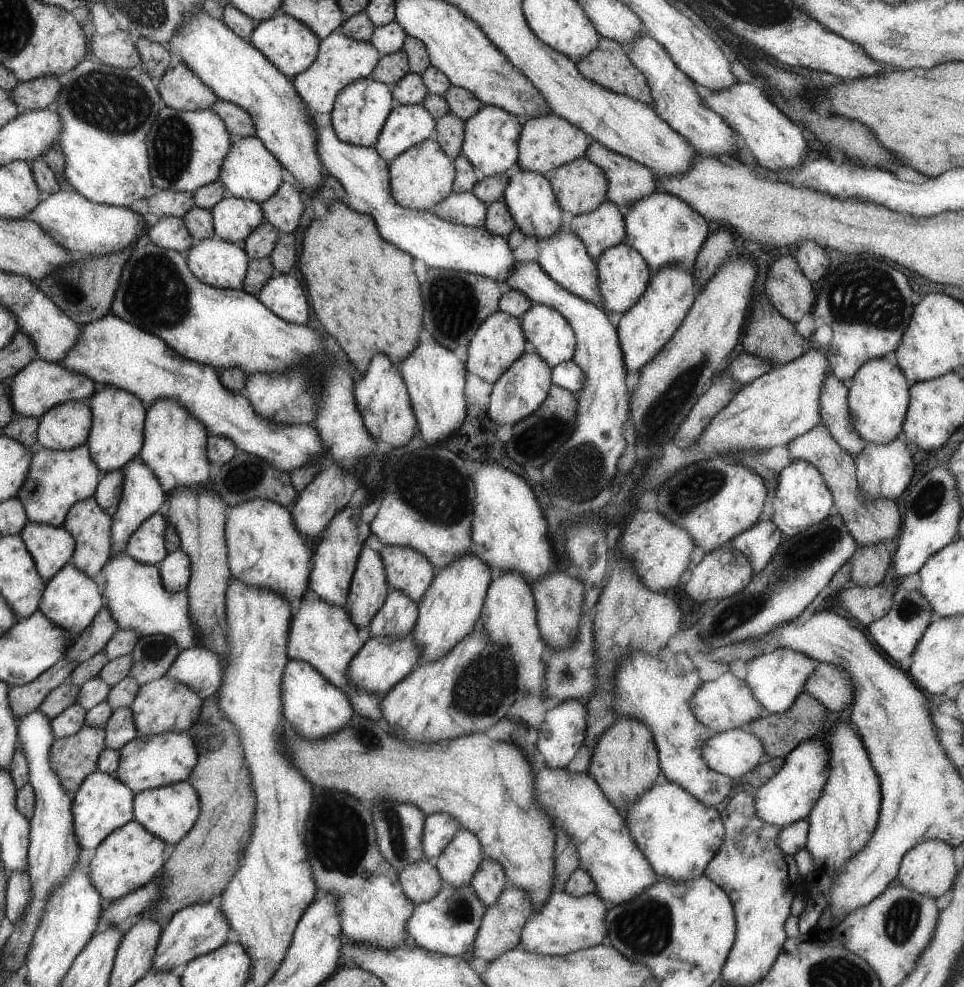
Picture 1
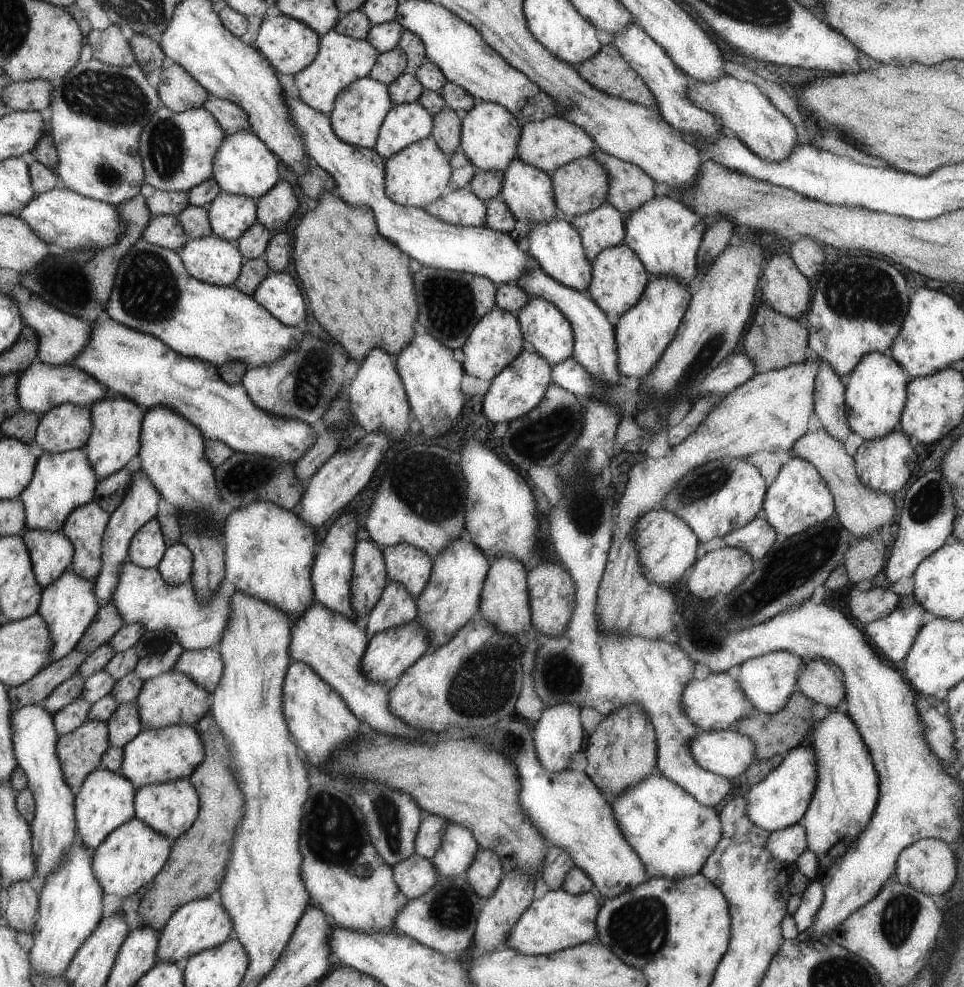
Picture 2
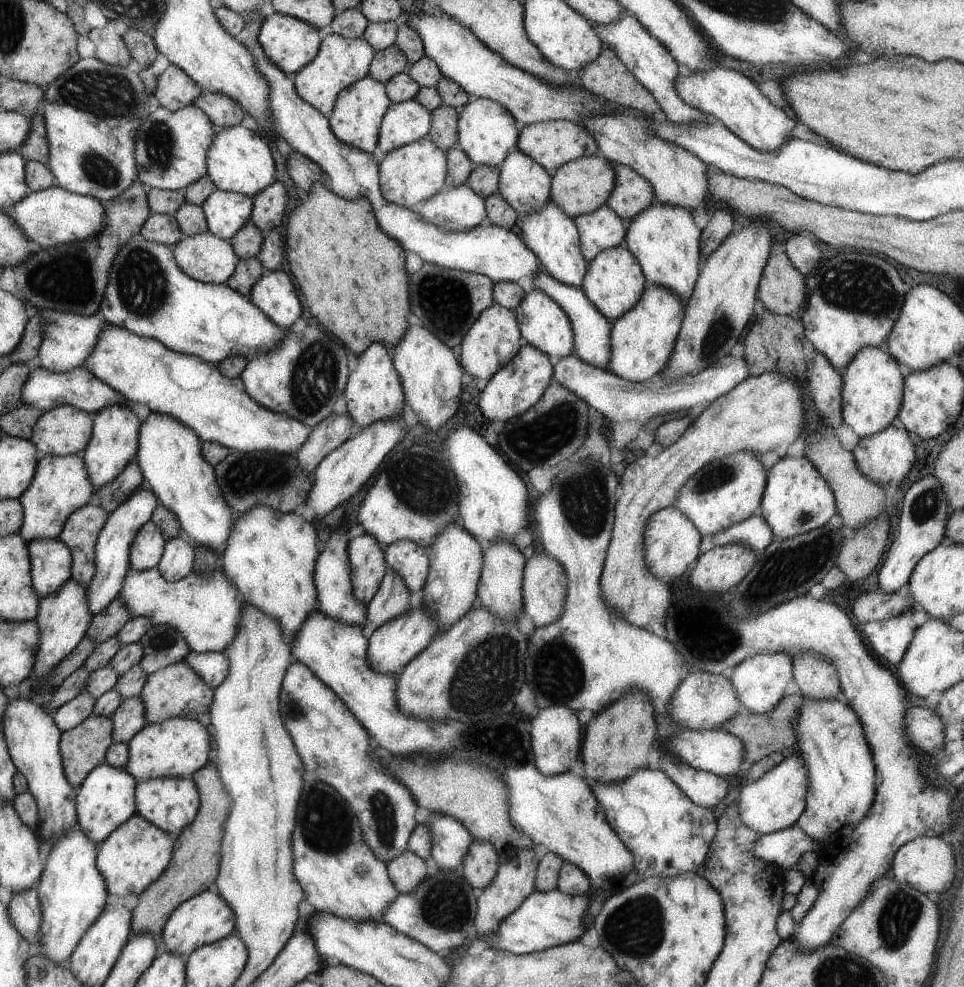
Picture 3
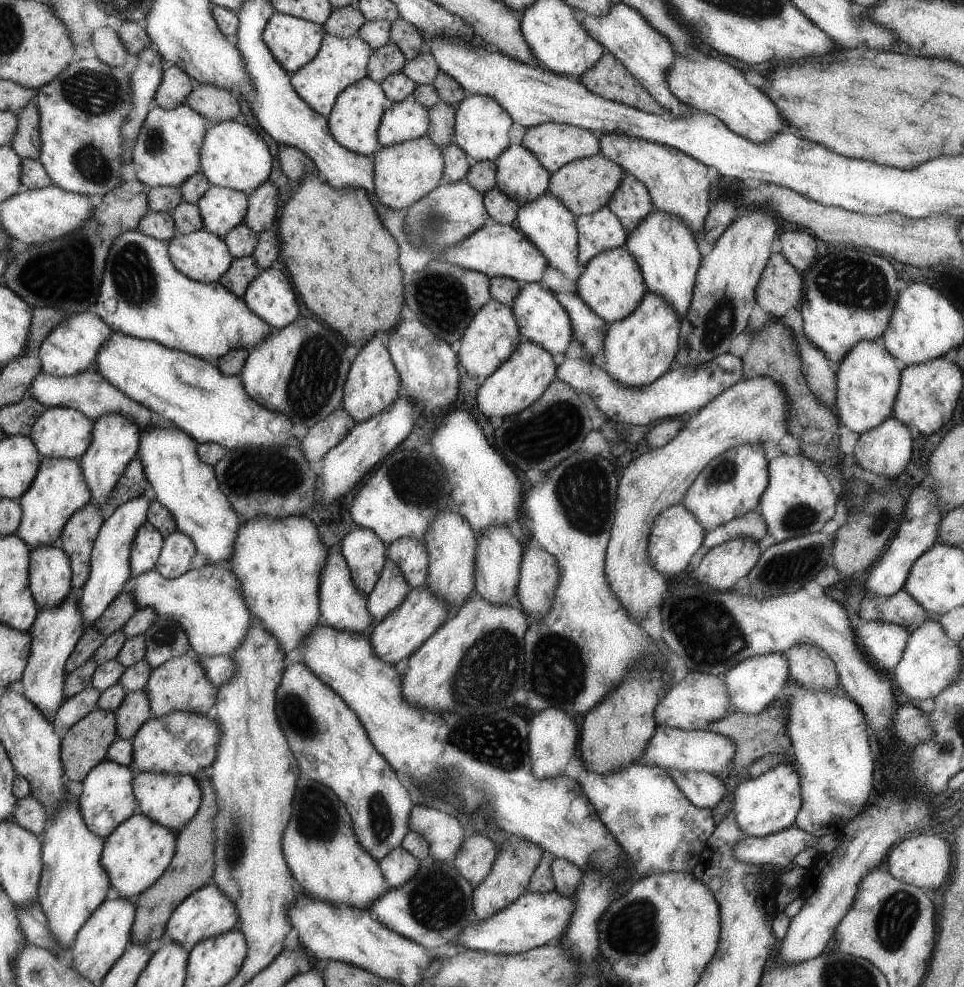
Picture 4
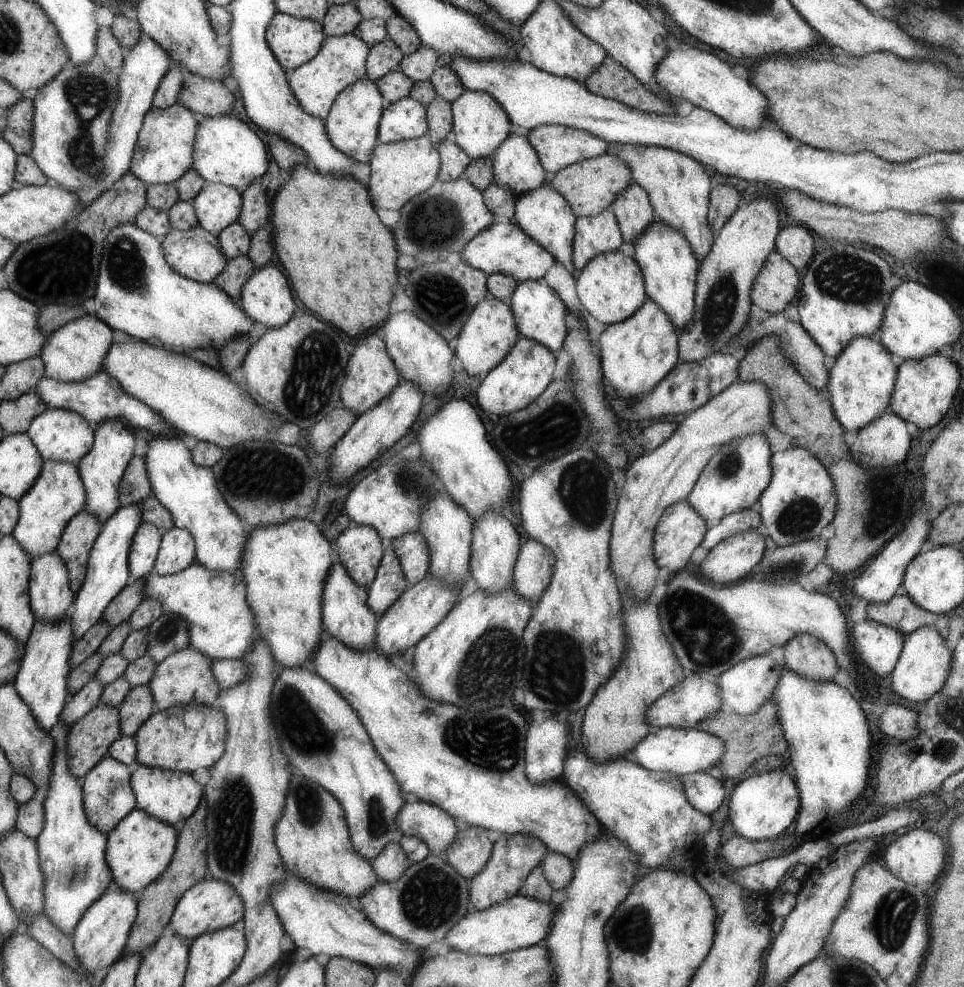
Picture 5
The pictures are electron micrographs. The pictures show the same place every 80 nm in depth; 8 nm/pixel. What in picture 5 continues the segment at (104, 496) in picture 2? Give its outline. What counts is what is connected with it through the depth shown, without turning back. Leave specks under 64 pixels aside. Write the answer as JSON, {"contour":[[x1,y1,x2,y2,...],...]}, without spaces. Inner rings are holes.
{"contour":[[136,456,132,458,122,484,119,486,120,507,142,504,151,491,147,460,144,457]]}

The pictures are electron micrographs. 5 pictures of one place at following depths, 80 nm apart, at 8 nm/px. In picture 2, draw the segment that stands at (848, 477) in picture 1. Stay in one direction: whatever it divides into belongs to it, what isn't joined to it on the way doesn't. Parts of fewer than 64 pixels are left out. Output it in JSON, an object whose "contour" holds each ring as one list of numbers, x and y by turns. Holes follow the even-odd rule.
{"contour":[[823,428,806,433,795,442,794,456,810,461,822,475,824,482,835,495,836,516,845,532,852,534,854,540,868,537,881,531,883,525,891,524,896,516,896,505,889,494,875,491,864,486,858,478,855,460,844,449,844,442,829,435]]}

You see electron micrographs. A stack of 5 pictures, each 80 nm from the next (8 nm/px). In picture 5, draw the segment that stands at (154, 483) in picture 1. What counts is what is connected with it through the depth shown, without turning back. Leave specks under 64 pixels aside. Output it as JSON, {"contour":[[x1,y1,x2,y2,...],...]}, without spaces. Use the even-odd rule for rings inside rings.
{"contour":[[140,503,120,507,111,518,102,523,102,533,90,553,86,581,79,593,75,593,75,605,72,606,74,610,72,610,70,626,72,626,72,634,75,634,76,640,82,638,88,630,92,629,92,626,103,620,104,610,108,604,115,601,115,598,127,586,128,576,131,573,131,546,143,523,143,507]]}

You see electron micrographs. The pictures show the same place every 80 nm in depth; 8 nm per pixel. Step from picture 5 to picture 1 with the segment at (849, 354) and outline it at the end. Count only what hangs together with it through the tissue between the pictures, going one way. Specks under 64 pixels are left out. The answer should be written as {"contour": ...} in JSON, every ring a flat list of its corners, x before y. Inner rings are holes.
{"contour":[[872,358,860,366,860,370,846,383,848,406,851,410,852,426,867,443,888,444,903,433,902,424,910,403,910,384,904,372,885,358]]}

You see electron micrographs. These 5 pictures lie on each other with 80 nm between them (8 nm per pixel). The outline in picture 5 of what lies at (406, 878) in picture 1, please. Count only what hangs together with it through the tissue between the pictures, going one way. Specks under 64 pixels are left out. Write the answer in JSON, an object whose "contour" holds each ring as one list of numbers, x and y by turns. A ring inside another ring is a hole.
{"contour":[[396,839,389,843,380,855,370,860,370,862,379,876,379,880,386,883,397,882,411,864,407,854]]}

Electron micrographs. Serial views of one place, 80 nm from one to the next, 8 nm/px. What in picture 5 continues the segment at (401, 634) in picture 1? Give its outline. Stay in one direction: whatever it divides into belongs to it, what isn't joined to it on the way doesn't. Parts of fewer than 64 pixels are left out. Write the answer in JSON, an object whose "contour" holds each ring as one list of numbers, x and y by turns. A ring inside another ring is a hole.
{"contour":[[386,544,383,561,380,562,375,582,367,589,367,602,379,616,408,590,406,576,403,574,402,564,392,546]]}

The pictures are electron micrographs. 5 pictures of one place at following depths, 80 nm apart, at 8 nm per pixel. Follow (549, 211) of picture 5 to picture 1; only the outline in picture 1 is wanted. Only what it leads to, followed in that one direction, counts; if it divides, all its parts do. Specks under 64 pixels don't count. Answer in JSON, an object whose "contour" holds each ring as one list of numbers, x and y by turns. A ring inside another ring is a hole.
{"contour":[[565,225,560,226,550,238,542,238,542,240,536,238,536,241,540,267,542,267,556,283,559,283,560,286,571,291,572,294,579,295,580,298,584,298,584,300,596,304,599,308,603,308,596,261,588,254,586,244,583,243,583,240]]}

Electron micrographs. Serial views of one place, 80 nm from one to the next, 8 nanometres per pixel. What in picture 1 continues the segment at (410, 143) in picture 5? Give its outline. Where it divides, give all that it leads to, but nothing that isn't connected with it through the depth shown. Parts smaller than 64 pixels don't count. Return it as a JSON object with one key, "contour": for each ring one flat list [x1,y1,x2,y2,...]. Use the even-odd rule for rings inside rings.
{"contour":[[434,138,424,140,400,154,400,157,388,166,388,172,391,174,392,198,403,207,431,212,436,204,446,200,454,191,455,164]]}

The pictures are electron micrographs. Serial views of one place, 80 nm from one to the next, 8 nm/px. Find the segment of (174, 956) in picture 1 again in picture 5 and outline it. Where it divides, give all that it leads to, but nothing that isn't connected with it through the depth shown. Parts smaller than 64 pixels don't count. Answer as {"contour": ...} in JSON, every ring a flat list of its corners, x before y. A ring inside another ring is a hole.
{"contour":[[202,880,183,895,179,905,176,906,169,928,172,928,172,931,180,936,184,943,192,944,196,938,205,933,240,926,243,913,243,900,239,898,231,885,216,880]]}

